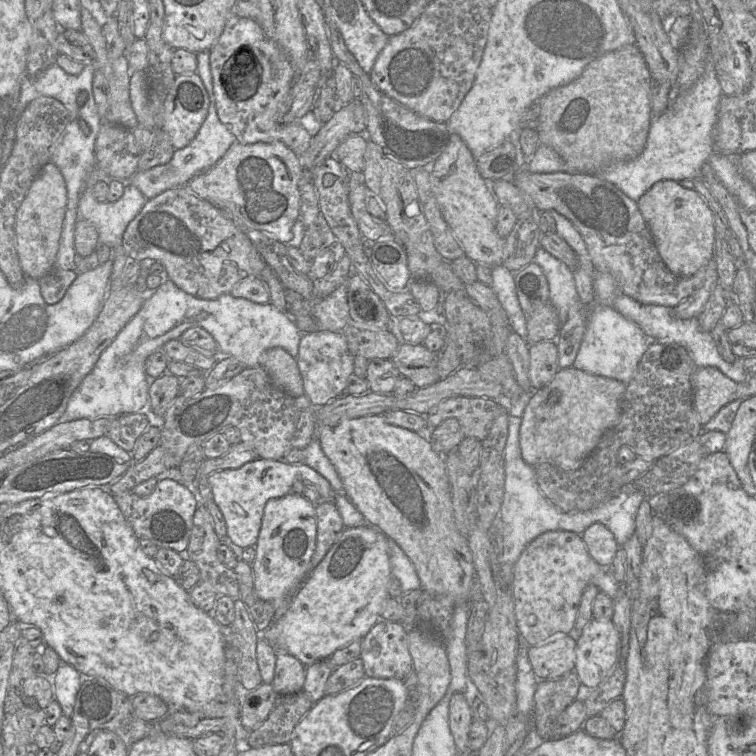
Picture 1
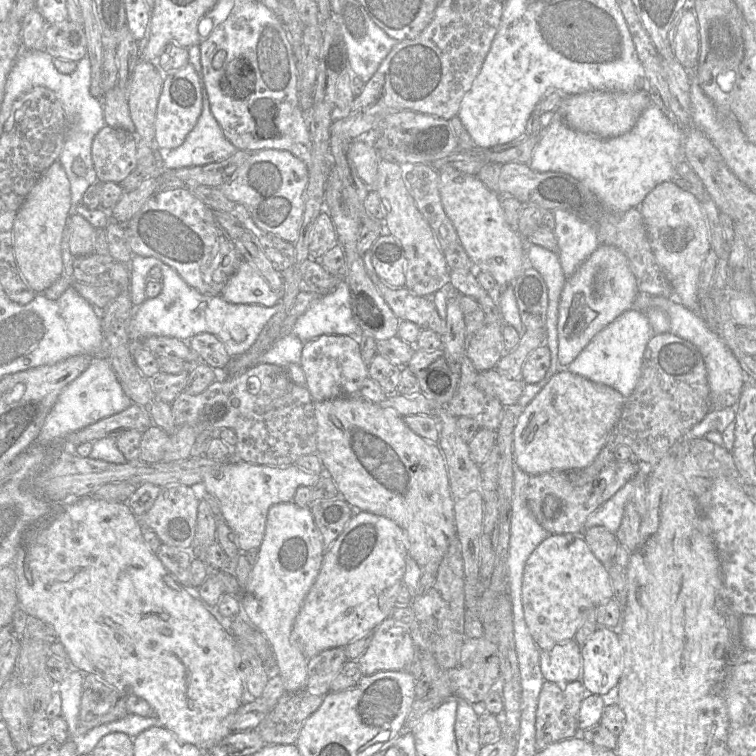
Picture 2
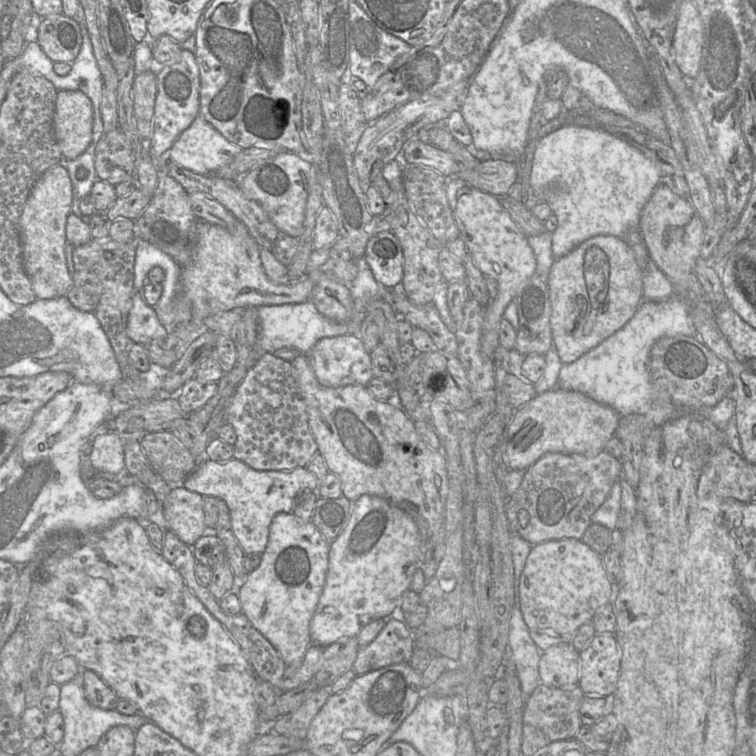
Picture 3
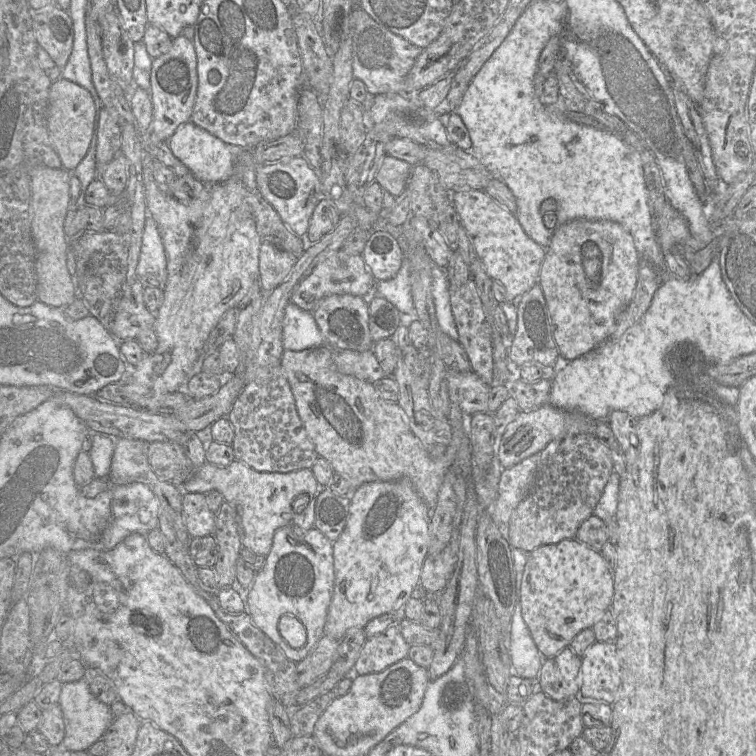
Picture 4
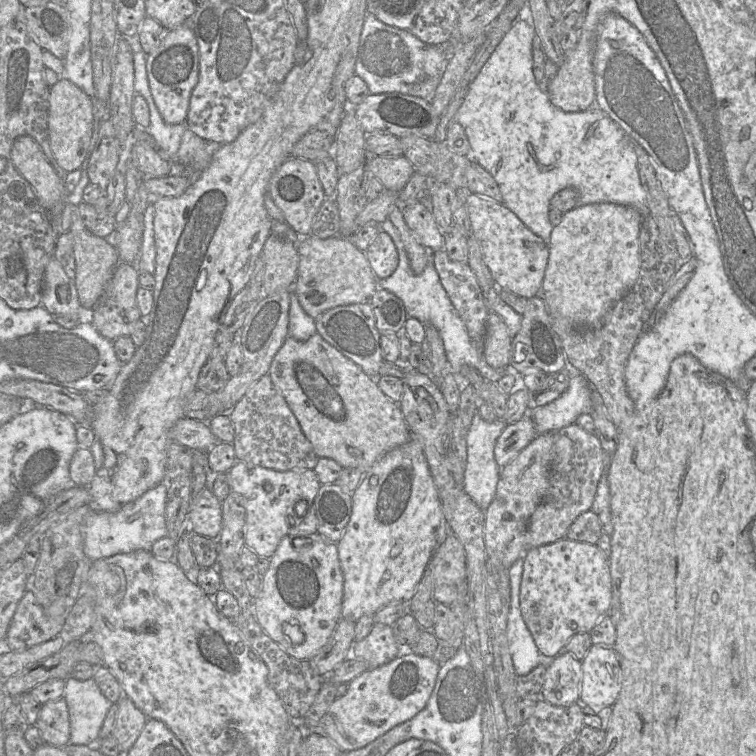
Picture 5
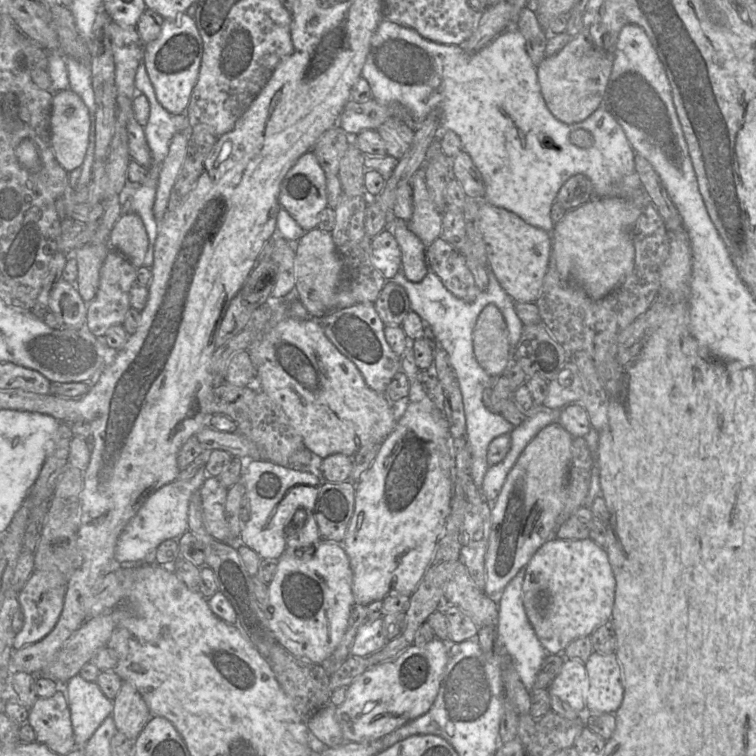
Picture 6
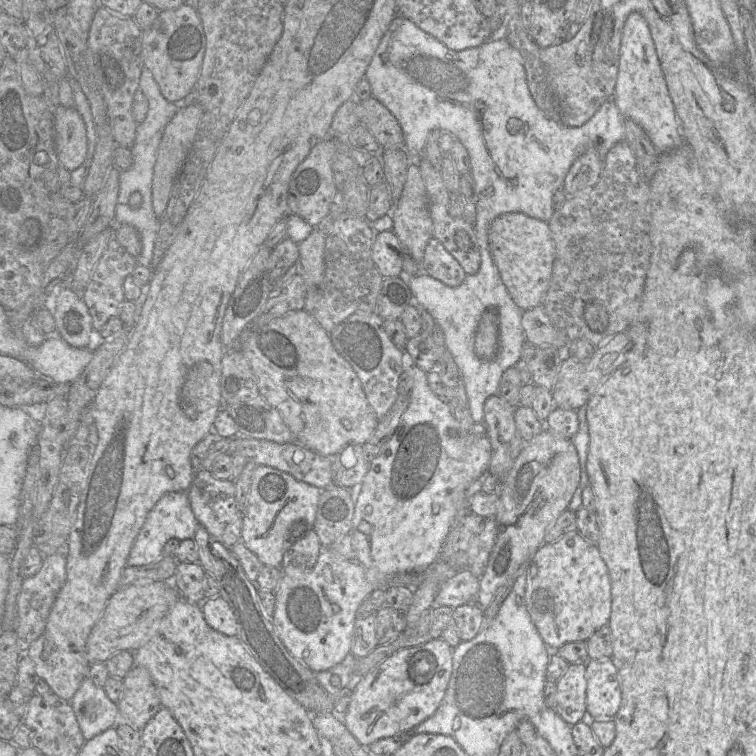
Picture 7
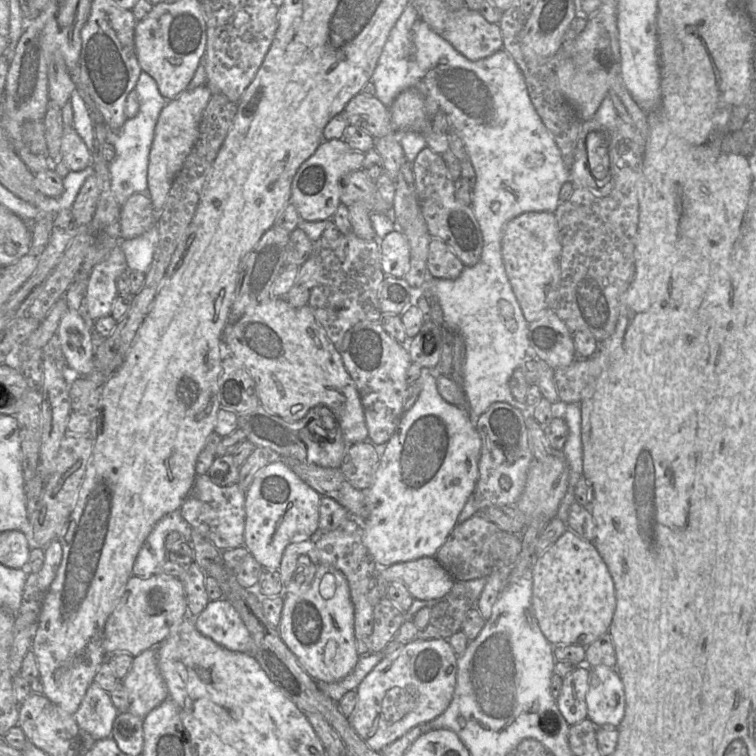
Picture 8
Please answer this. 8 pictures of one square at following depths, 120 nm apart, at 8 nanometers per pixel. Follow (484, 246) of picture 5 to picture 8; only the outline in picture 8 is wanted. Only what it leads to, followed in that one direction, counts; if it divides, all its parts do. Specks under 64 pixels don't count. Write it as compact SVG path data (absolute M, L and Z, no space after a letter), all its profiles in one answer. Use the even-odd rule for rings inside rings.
M526 212L510 220L502 237L502 257L512 290L527 323L552 308L560 283L562 245L554 213Z

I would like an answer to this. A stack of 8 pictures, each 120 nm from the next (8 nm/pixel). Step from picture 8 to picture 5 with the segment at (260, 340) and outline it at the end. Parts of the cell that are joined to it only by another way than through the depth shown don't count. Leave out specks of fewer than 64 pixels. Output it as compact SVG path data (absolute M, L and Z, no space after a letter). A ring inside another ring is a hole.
M318 332L306 341L288 336L273 358L268 375L286 400L315 454L319 458L333 459L343 469L358 468L366 472L386 453L412 437L399 405L380 390L376 378L368 376Z

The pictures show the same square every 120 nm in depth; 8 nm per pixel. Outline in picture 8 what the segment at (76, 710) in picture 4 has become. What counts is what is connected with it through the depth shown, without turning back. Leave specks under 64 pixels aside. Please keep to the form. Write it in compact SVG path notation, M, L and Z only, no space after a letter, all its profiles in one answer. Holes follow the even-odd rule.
M94 681L89 686L78 710L73 716L81 732L88 733L95 739L95 741L97 741L112 736L113 723L119 714L120 712L112 703L110 694Z

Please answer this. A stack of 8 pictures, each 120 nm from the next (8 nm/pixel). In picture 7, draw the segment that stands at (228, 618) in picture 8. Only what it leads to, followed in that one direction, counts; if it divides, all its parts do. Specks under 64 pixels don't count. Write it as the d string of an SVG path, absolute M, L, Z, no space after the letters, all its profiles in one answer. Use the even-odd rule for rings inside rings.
M222 597L205 599L200 608L205 621L212 629L229 637L237 636L238 628L235 616Z

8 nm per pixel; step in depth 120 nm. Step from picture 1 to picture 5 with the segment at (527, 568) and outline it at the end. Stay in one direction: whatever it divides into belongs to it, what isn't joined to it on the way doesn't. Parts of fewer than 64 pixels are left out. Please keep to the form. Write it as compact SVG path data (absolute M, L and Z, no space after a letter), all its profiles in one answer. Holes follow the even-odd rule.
M568 538L534 547L526 551L520 586L520 609L524 622L542 655L549 664L559 655L569 639L581 632L591 632L598 621L608 615L612 599L612 579L609 558L596 545Z

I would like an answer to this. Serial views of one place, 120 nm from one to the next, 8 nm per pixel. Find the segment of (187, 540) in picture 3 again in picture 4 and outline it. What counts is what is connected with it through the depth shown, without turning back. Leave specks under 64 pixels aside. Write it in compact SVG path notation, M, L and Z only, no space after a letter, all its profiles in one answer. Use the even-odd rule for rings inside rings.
M184 493L182 507L184 521L192 538L214 536L216 514L209 509L206 494Z

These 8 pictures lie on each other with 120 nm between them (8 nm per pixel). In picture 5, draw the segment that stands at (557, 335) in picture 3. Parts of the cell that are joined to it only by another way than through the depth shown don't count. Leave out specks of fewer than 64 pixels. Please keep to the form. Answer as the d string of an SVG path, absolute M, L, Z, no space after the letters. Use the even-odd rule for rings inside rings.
M608 202L576 206L574 209L563 214L561 222L553 227L551 232L548 264L541 288L541 296L551 316L571 320L583 329L596 329L602 325L613 305L631 290L638 279L640 271L639 236L643 218L642 213L631 206Z

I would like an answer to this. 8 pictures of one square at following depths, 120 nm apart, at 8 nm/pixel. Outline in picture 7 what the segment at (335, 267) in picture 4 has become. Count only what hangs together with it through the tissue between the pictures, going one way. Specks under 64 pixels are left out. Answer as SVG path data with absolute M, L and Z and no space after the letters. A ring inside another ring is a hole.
M315 228L305 240L298 243L297 274L302 276L308 290L316 288L323 280L325 245L326 236L318 228Z

